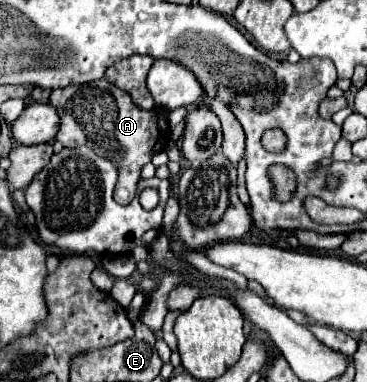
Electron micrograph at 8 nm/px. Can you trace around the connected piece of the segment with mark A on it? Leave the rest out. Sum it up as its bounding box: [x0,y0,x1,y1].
[49,78,169,204]

